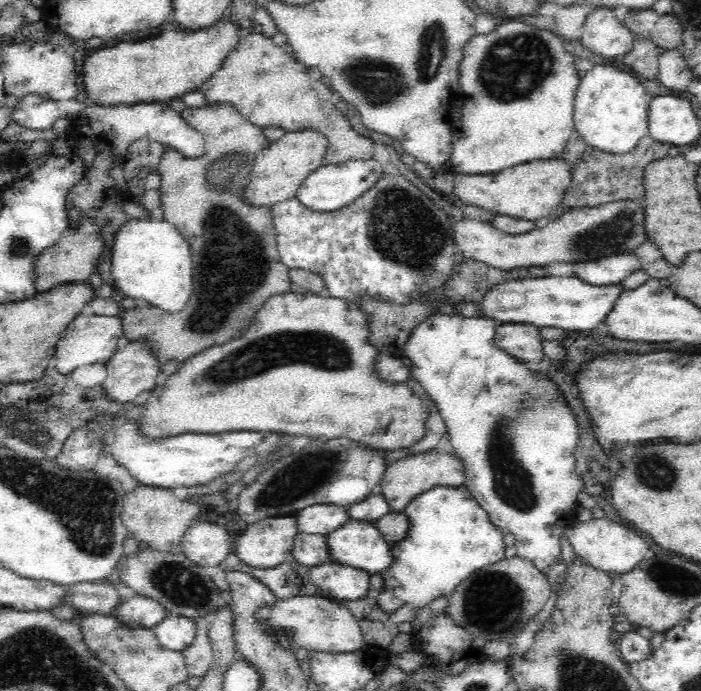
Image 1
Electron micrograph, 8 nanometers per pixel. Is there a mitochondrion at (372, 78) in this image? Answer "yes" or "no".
yes

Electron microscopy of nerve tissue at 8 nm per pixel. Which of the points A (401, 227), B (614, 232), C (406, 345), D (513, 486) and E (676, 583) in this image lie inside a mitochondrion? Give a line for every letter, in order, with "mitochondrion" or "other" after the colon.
A: mitochondrion
B: mitochondrion
C: other
D: mitochondrion
E: mitochondrion

